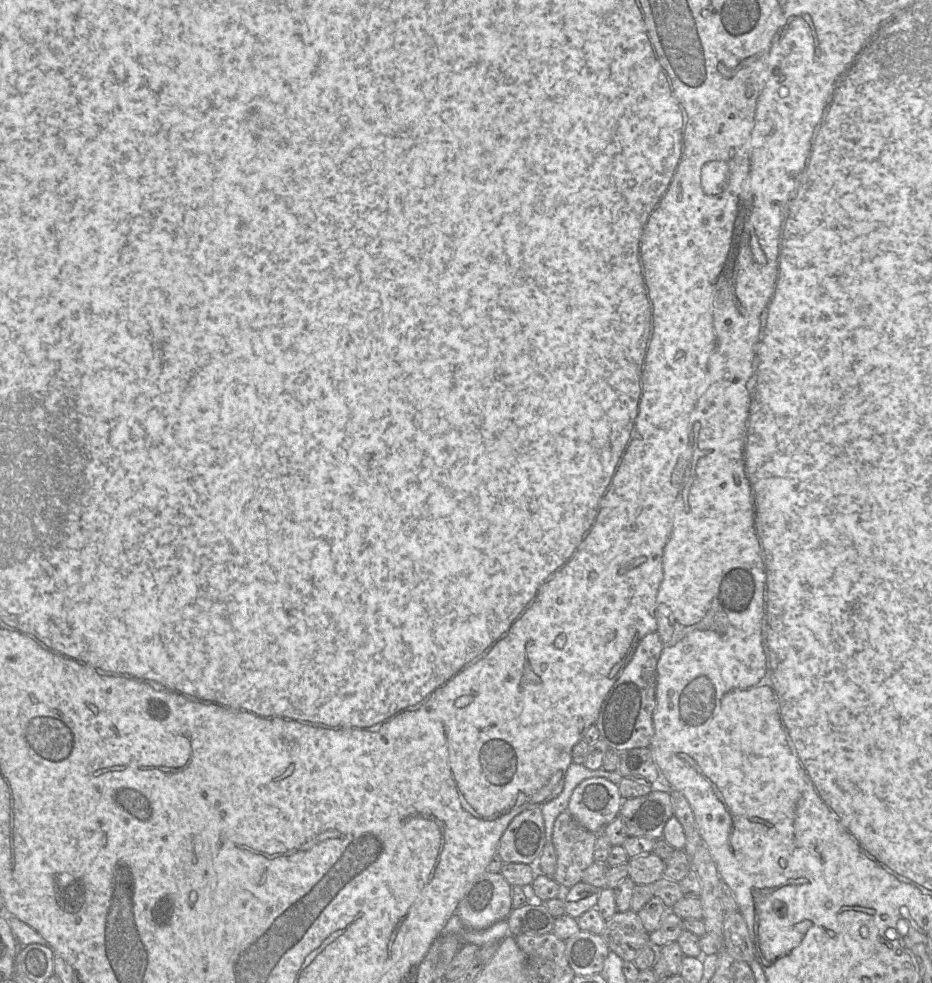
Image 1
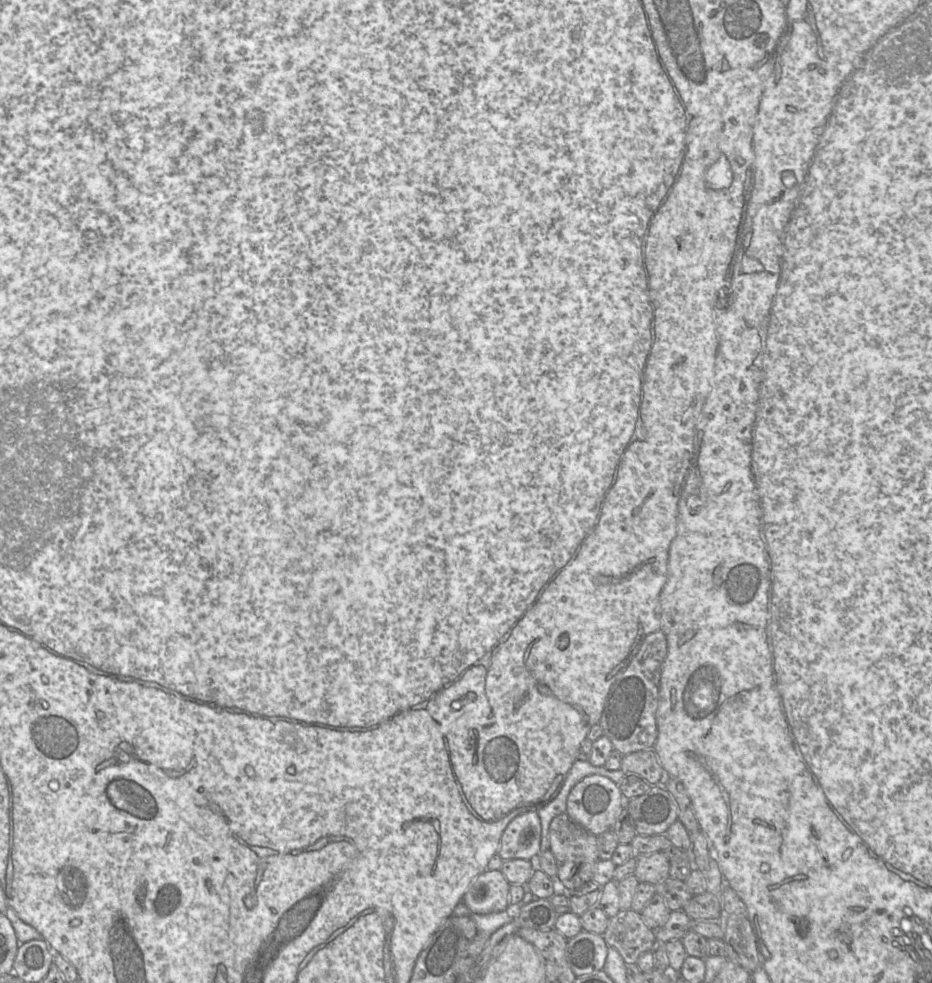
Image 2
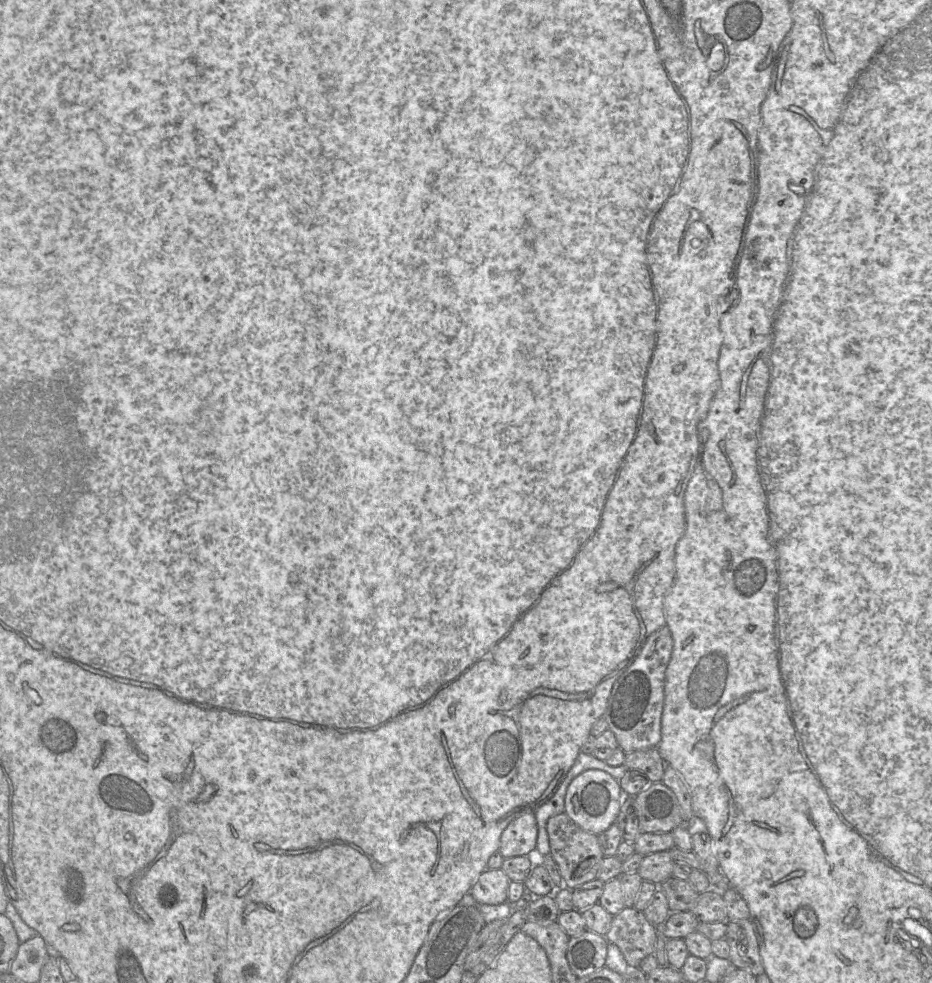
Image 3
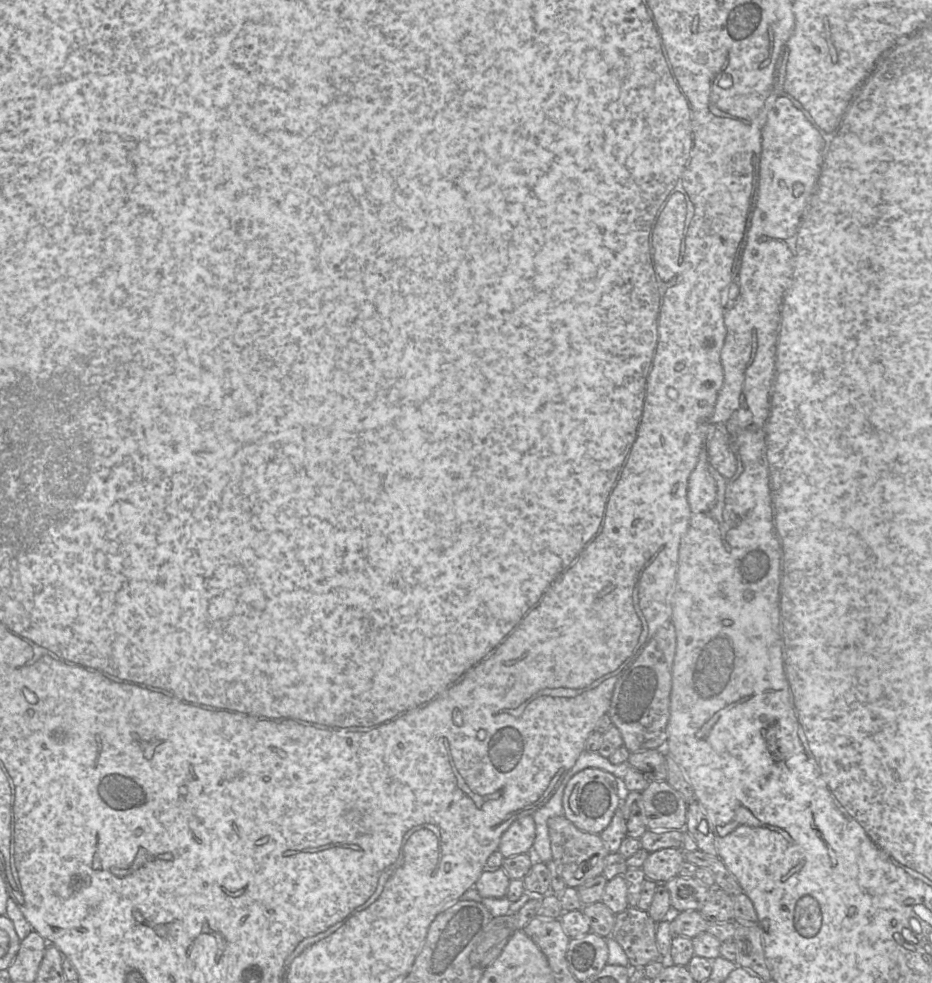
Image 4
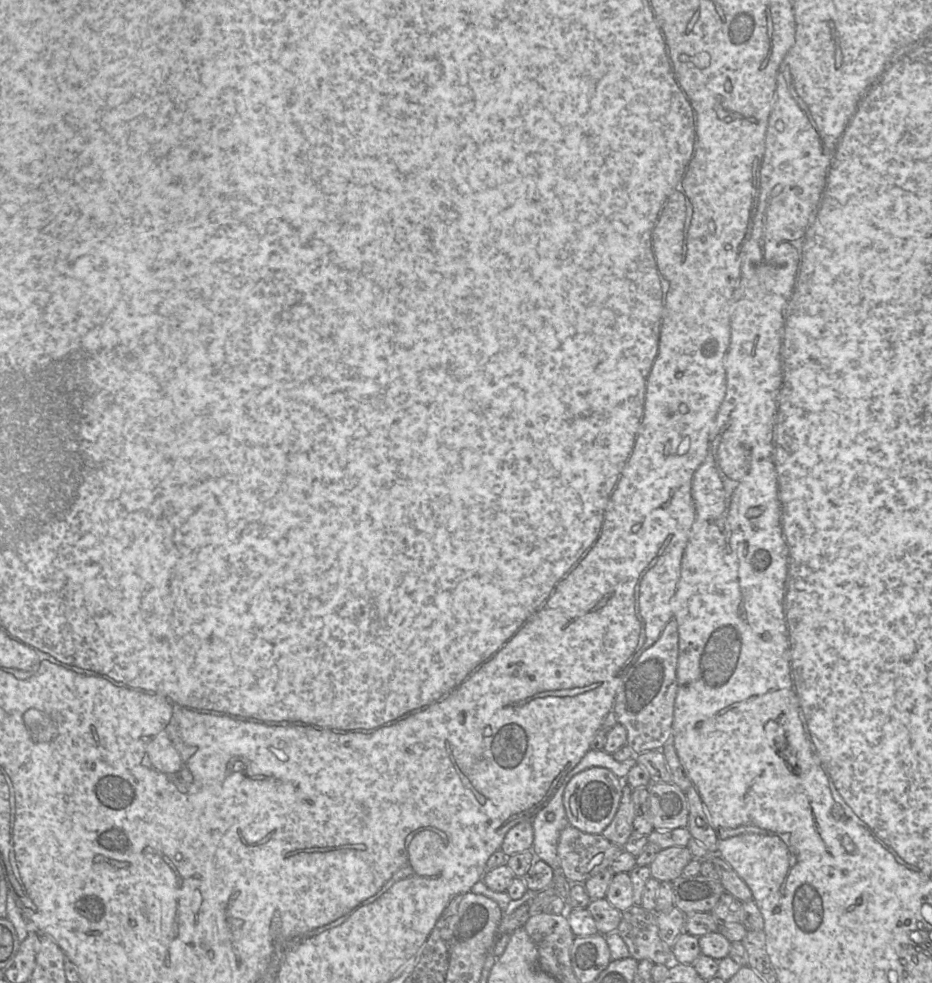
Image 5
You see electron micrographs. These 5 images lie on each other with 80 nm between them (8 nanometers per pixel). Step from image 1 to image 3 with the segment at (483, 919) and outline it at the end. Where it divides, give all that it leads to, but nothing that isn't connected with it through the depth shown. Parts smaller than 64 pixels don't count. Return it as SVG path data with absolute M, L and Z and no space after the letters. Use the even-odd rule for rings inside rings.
M501 868L485 869L469 893L479 904L501 904L508 900L510 881Z

